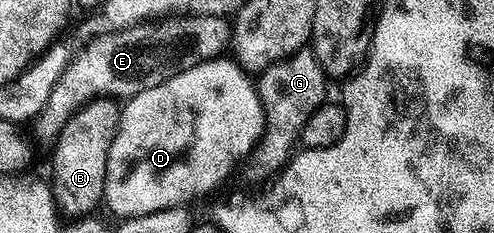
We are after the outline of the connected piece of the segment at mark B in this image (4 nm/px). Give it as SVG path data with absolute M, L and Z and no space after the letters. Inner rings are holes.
M98 97L72 115L57 134L53 147L53 200L65 217L85 217L104 200L107 153L117 131L119 103L113 97Z

